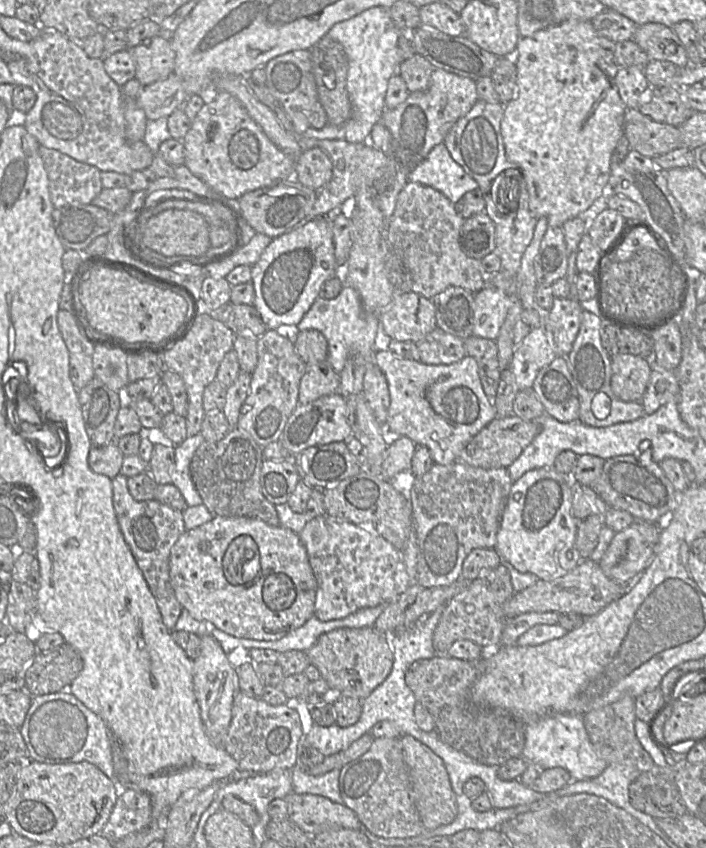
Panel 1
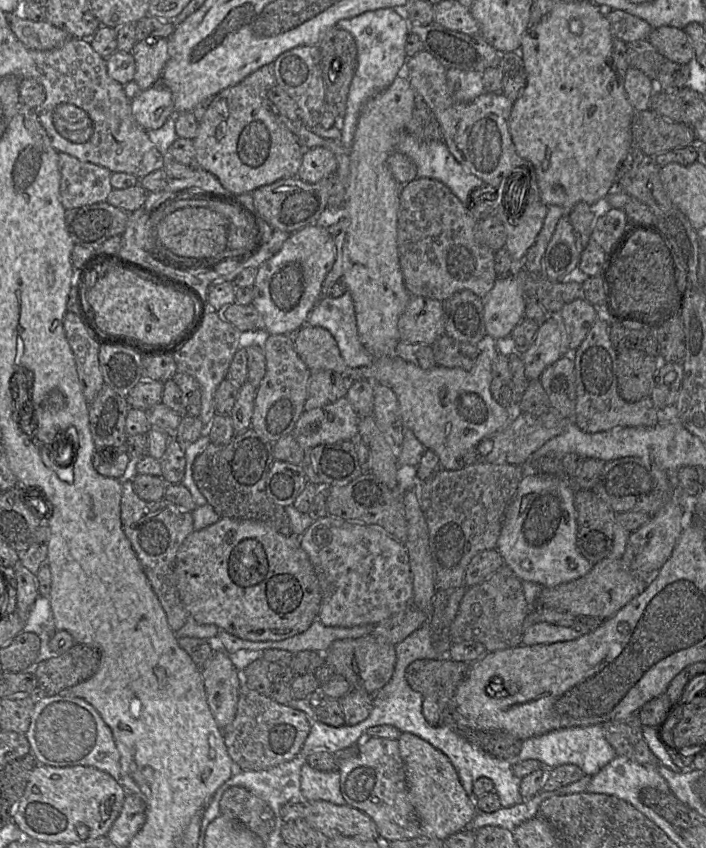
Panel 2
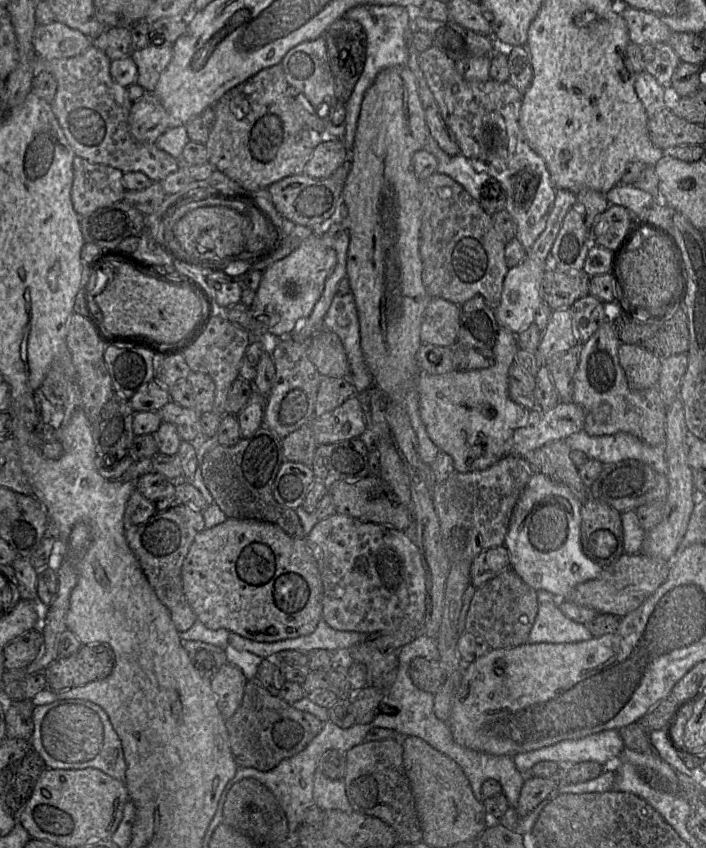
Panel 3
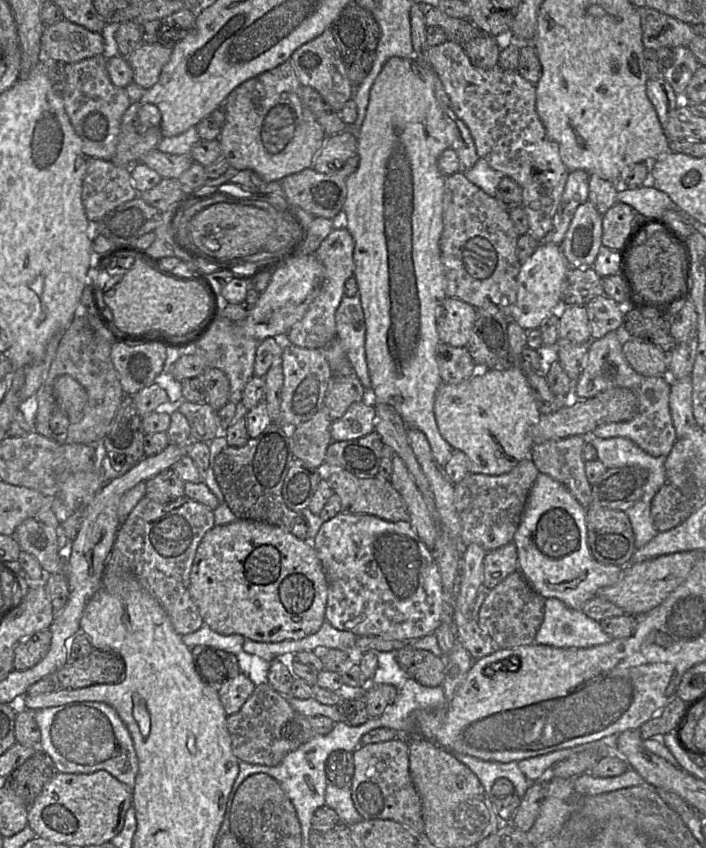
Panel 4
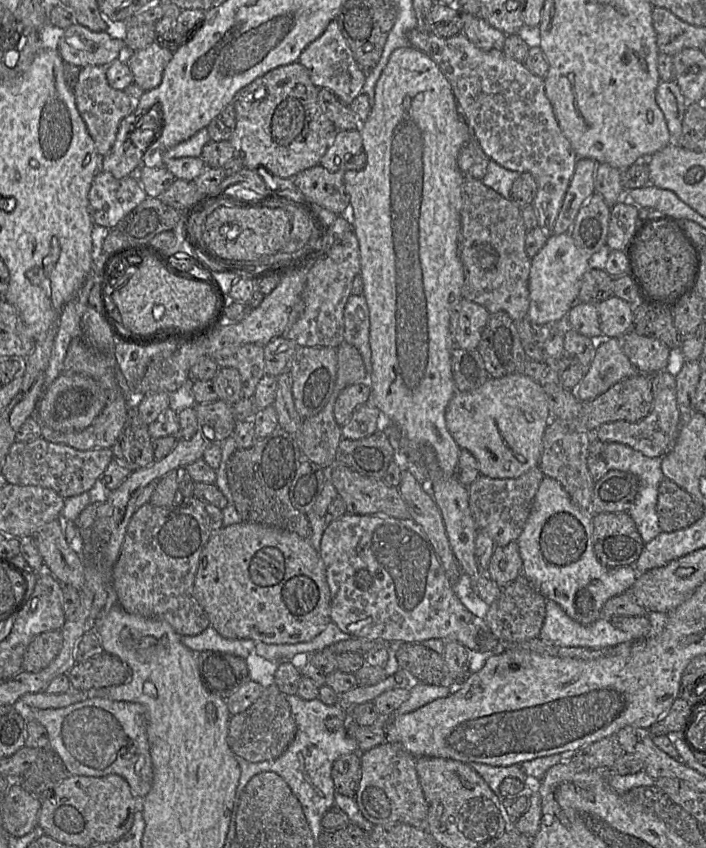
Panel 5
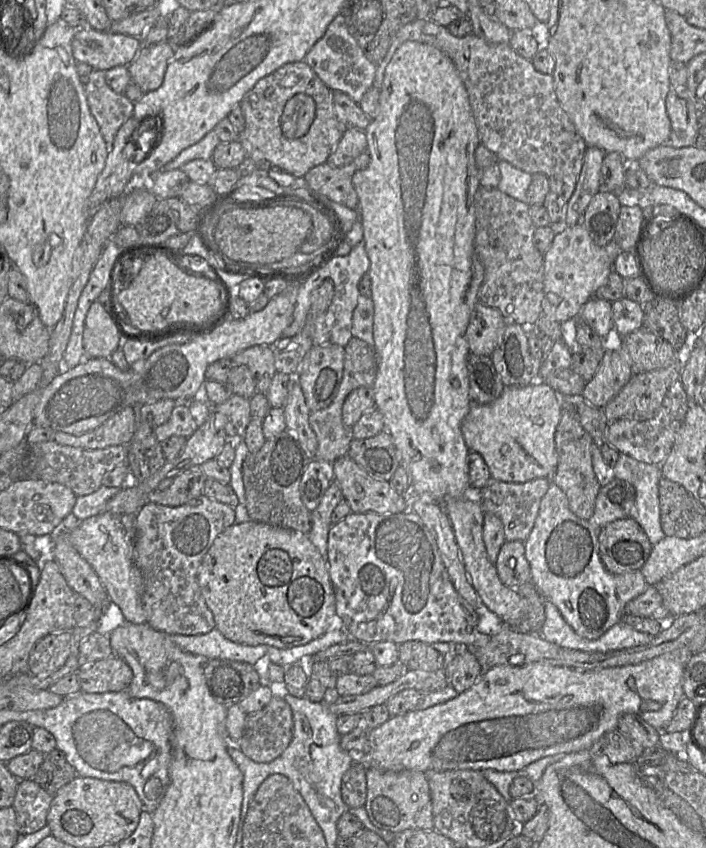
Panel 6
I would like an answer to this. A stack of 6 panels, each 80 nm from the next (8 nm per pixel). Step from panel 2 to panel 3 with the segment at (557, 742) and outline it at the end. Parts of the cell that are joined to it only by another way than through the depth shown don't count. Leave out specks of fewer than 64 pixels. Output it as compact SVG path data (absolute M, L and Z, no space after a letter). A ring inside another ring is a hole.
M604 730L584 738L563 740L537 750L512 756L516 767L525 777L531 775L531 768L541 761L579 763L594 761L605 766L605 771L616 772L617 761L624 750L618 730Z

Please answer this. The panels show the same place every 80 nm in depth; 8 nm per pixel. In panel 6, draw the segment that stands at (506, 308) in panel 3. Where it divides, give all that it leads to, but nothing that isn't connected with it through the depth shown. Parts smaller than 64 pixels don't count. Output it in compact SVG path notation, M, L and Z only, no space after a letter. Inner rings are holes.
M581 224L556 231L544 257L544 298L542 316L559 323L578 317L582 306L607 282L616 256L596 245Z

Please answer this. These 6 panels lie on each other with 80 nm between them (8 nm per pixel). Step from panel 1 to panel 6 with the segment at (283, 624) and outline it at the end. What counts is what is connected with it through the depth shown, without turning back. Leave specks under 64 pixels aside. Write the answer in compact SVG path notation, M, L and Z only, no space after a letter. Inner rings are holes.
M255 521L235 523L226 528L214 540L204 555L198 569L197 581L205 603L213 614L215 628L218 629L225 638L238 644L248 646L266 645L279 649L289 649L309 643L323 635L337 623L335 593L328 572L327 560L322 557L309 538L301 532Z

